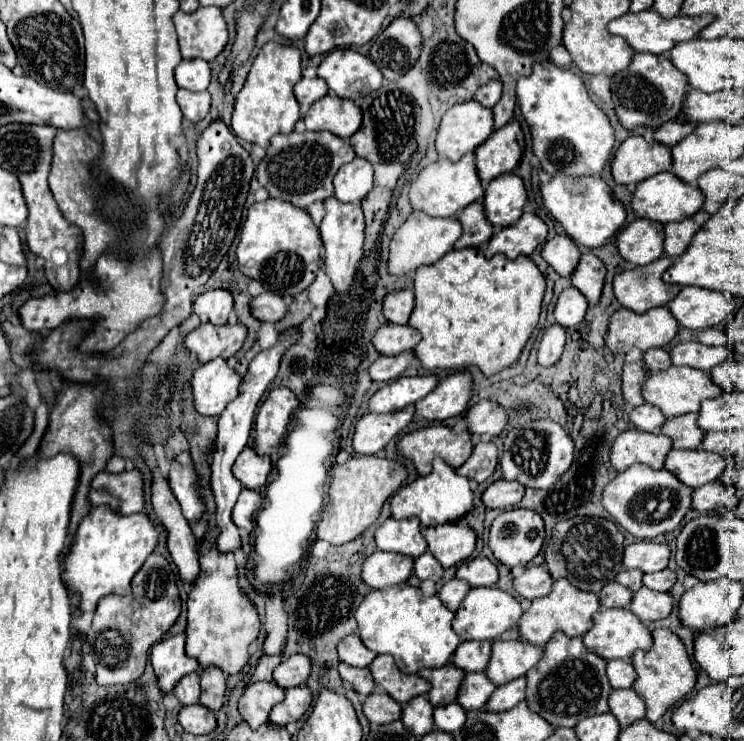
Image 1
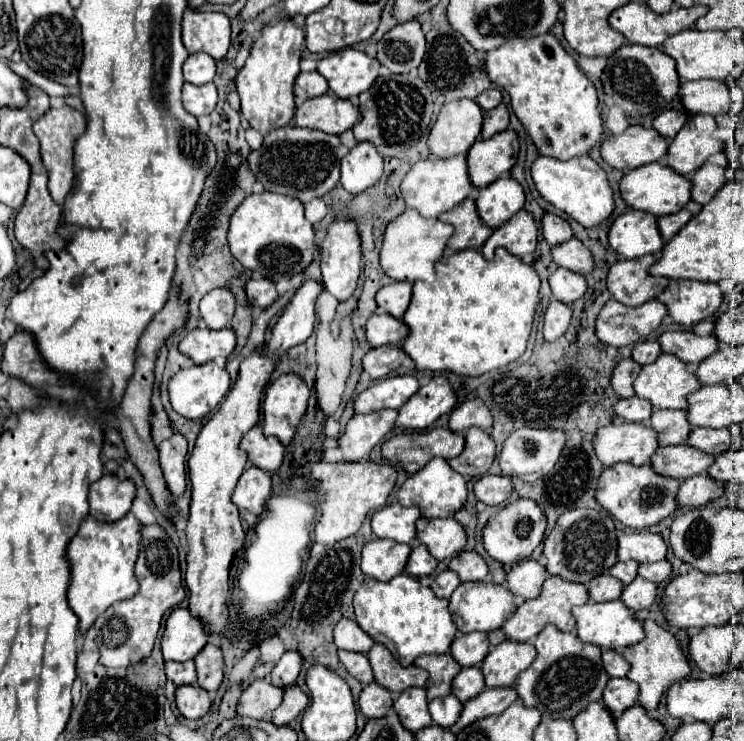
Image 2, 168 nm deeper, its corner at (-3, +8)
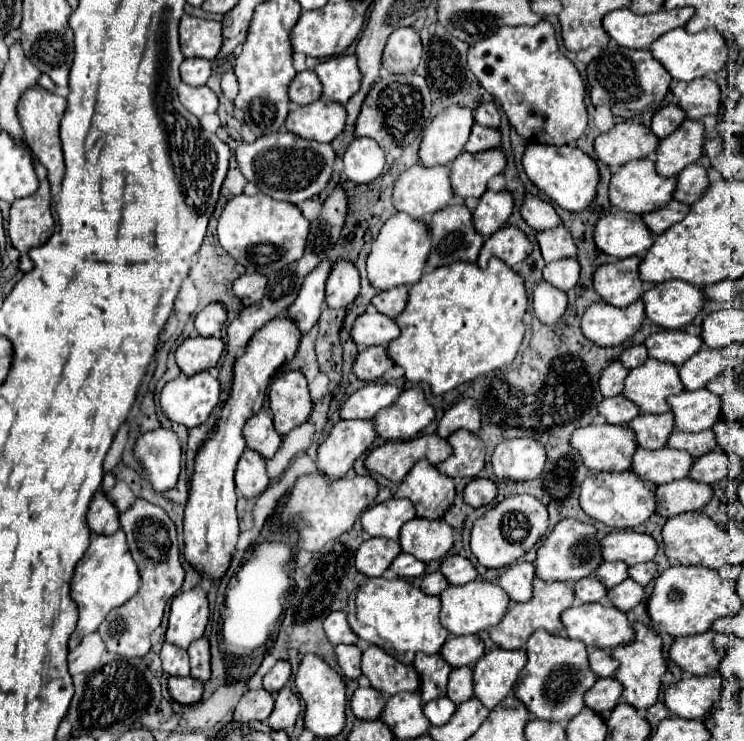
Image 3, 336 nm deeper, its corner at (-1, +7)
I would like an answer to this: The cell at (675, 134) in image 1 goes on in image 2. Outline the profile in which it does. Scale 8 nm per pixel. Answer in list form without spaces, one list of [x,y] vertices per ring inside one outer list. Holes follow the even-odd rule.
[[[666,110],[660,116],[656,116],[654,128],[664,138],[674,138],[680,132],[680,128],[684,126],[686,120],[688,120],[688,114],[684,110]]]

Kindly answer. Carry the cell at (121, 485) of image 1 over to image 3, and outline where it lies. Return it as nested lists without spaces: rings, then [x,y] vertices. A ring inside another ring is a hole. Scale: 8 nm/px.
[[[98,491],[94,499],[90,501],[90,511],[88,511],[88,527],[92,533],[100,535],[112,535],[116,529],[120,529],[120,513],[114,505],[114,501],[104,493]]]

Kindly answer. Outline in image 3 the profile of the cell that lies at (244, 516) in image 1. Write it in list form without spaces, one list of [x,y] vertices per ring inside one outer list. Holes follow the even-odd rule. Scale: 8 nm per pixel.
[[[242,453],[236,467],[236,491],[244,499],[256,499],[268,487],[266,461],[258,453]]]

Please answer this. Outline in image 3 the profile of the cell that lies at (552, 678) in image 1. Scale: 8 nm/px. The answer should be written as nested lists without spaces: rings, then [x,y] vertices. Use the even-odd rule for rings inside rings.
[[[538,629],[530,635],[526,643],[528,665],[520,673],[514,695],[526,705],[526,709],[538,719],[548,721],[570,721],[576,717],[584,705],[584,693],[596,683],[596,673],[588,663],[588,649],[584,643],[570,637],[550,635],[544,629]]]

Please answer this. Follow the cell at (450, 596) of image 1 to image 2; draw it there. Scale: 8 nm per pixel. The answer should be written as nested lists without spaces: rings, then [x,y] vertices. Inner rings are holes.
[[[444,570],[436,576],[434,584],[432,584],[432,592],[438,596],[438,598],[450,598],[452,592],[458,588],[460,584],[460,578],[454,576],[452,570]]]

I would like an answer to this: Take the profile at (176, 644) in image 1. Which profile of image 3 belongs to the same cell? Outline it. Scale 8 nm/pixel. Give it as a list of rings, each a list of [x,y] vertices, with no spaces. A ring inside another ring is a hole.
[[[198,585],[174,597],[170,607],[166,641],[180,649],[188,649],[192,641],[204,635],[206,625],[208,625],[208,599],[206,591]]]

